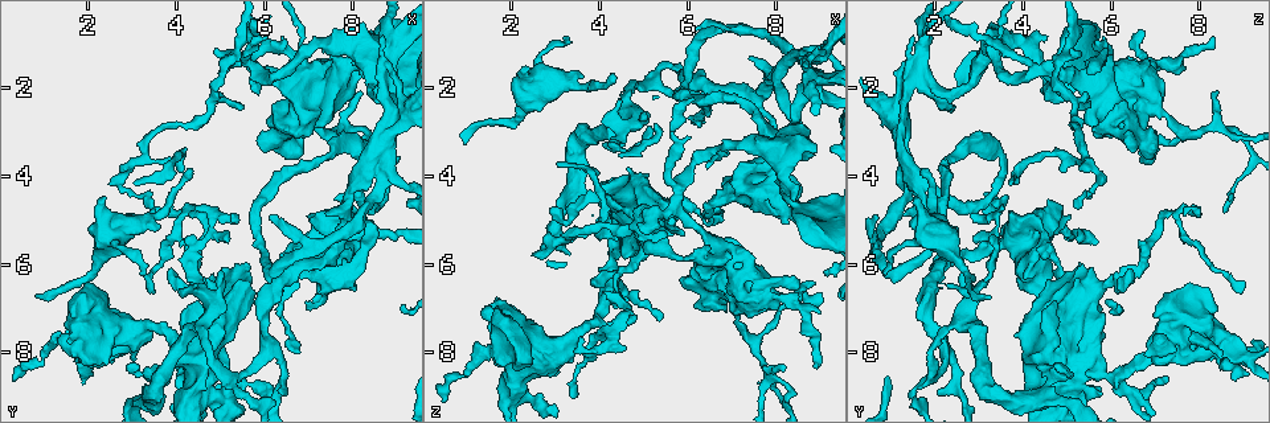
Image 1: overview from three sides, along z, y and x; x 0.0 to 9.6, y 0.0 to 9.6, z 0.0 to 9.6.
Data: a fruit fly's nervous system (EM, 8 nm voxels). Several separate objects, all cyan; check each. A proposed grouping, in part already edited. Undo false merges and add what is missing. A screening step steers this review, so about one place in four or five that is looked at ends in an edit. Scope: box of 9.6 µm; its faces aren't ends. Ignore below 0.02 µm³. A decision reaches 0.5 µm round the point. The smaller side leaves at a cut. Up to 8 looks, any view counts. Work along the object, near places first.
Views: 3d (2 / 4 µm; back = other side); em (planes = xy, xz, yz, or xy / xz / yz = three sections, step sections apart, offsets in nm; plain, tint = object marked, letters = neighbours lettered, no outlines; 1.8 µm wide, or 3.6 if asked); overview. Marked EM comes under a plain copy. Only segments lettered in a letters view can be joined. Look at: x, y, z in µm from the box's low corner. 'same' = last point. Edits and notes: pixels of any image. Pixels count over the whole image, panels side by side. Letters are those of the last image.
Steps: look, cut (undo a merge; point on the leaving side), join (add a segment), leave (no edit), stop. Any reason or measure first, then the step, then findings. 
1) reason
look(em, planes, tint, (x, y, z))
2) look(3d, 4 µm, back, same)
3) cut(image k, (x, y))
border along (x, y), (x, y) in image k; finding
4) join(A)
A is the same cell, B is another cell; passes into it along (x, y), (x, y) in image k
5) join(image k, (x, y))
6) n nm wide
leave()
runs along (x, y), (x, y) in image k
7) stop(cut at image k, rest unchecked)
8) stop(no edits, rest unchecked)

four or more arms meet
look(em, xy, step 16, tint, (8.80, 1.90, 1.65))

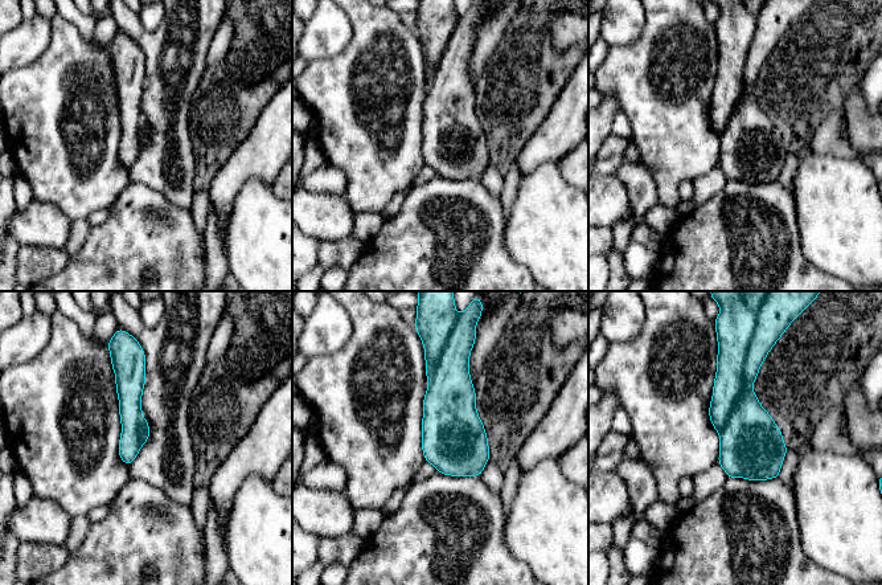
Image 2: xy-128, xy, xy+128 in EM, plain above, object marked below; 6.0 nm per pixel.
cut it another way
look(em, xz, step 16, letters, same)

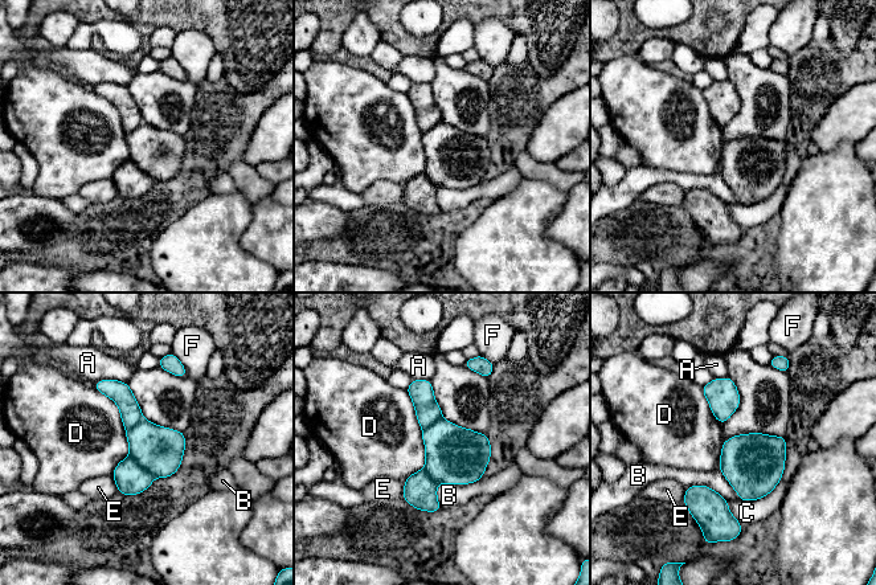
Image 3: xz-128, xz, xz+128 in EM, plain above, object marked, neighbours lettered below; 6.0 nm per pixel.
leave()
A, B, C, D, E and F are other cells; border along (405, 389), (424, 467), (404, 479) in image 3; one neuron here

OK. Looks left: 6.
sudden change in width
look(3d, 2 µm, (3.50, 8.90, 4.55))

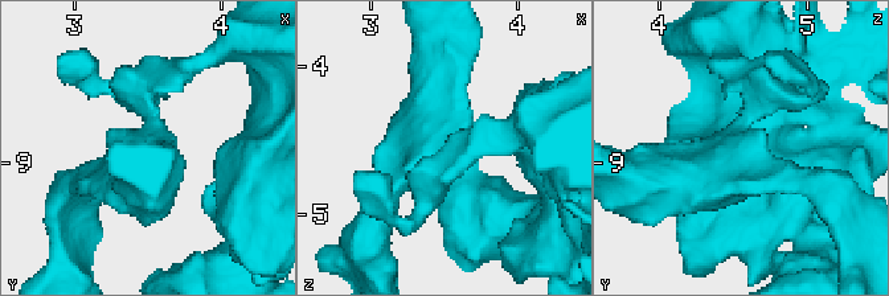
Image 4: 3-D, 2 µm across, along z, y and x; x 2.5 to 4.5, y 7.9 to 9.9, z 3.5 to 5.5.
look(em, planes, tint, (3.50, 8.84, 4.54))

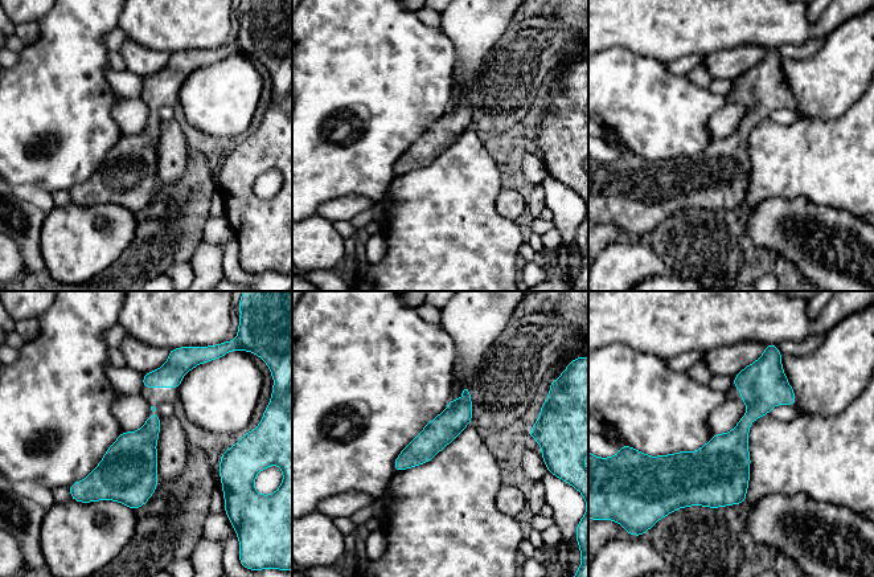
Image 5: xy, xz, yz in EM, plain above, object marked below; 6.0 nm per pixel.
look(em, planes, letters, same)

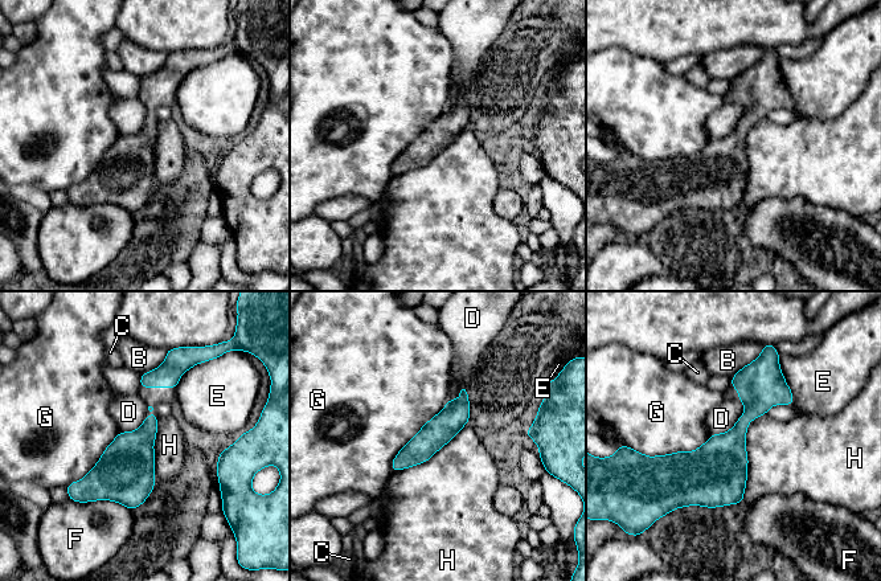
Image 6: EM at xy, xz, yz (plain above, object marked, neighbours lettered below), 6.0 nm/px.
leave()
B, C, D, E, F, G and H are other cells; runs along (463, 395), (461, 406), (396, 467) in image 6; continuous, no second neuron

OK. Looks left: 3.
tapers out
look(em, yz, step 4, letters, (3.20, 6.20, 0.80))

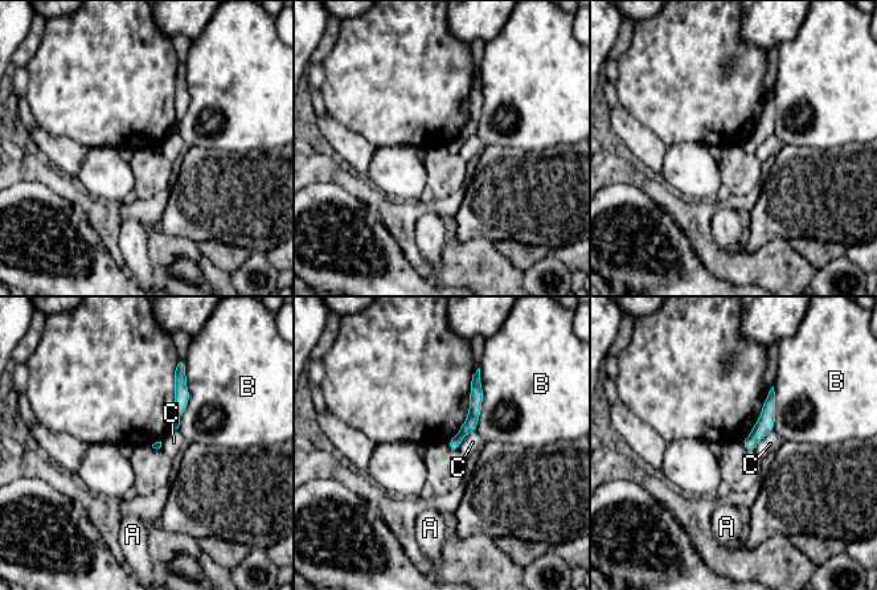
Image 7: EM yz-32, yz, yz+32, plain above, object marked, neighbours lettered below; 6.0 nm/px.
another direction
look(em, planes, letters, same)

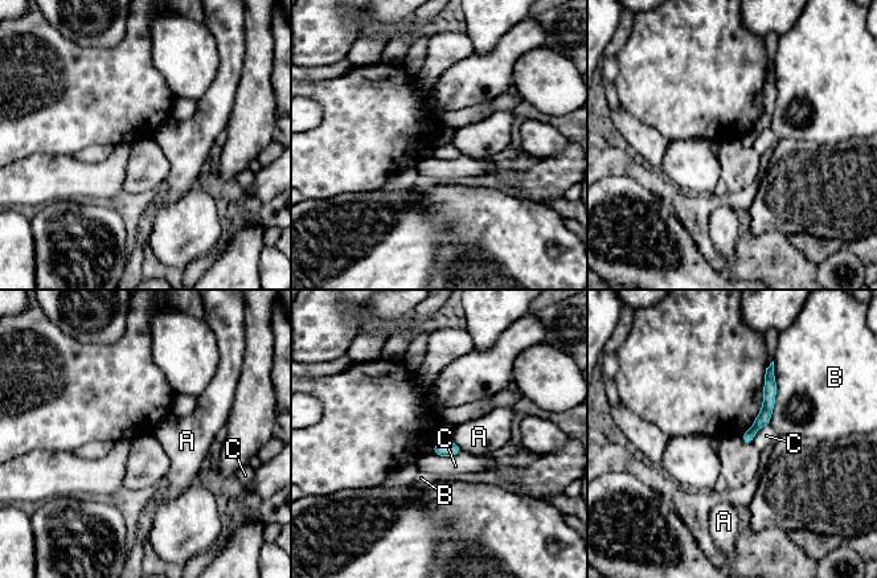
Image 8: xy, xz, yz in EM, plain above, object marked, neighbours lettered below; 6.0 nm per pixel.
70 nm wide
leave()
A, B and C are other cells; border along (454, 441), (460, 450) in image 8; no lettered segment goes on from it

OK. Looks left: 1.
stop(no edits, rest unchecked)

